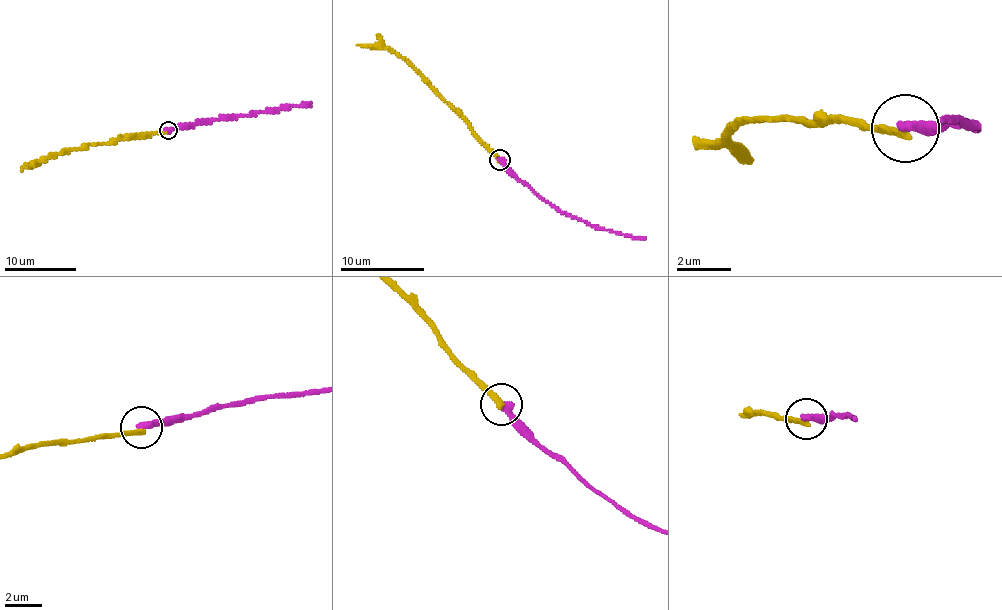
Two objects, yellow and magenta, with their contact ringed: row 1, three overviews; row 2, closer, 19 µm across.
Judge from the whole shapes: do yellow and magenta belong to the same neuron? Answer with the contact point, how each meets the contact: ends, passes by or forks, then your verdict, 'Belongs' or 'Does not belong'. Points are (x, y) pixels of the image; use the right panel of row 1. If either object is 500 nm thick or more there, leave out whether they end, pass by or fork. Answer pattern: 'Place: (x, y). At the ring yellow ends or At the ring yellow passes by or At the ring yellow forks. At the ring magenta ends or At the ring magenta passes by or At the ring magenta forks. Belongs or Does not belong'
Place: (905, 128). At the ring yellow ends. At the ring magenta ends. Does not belong

